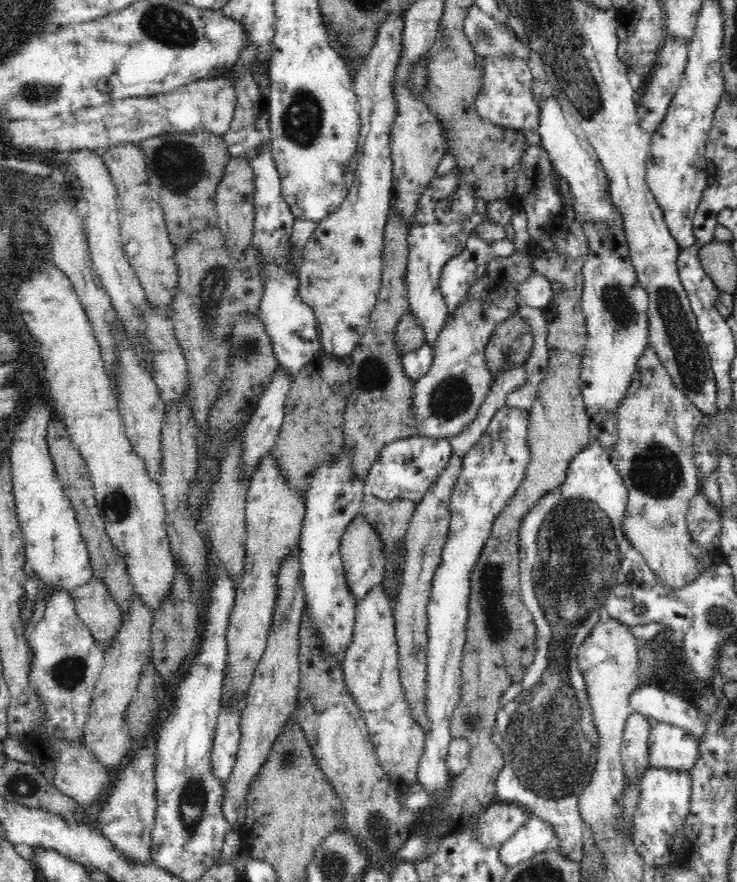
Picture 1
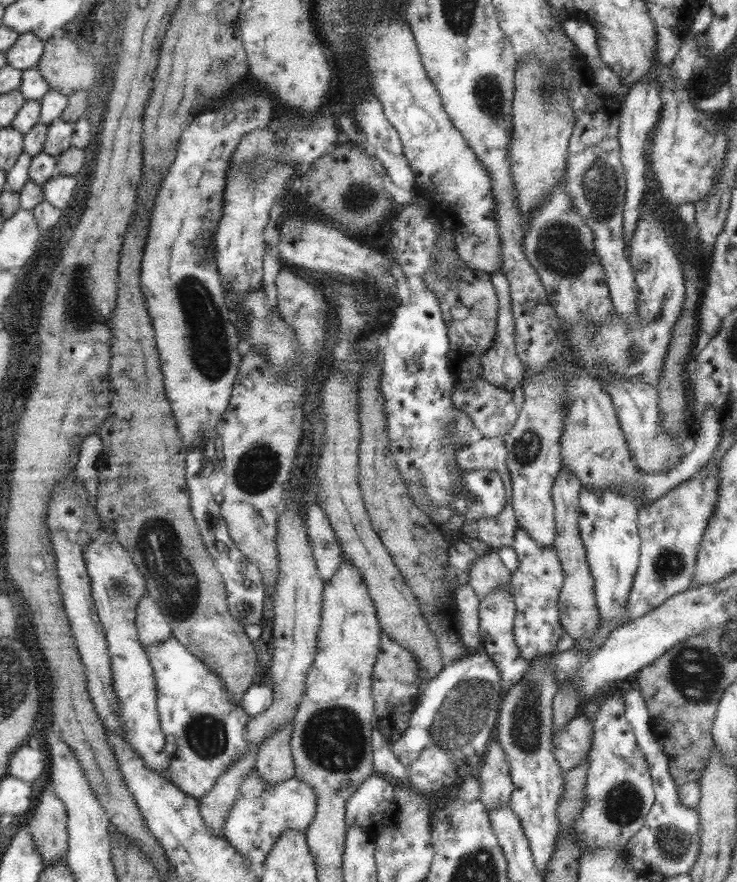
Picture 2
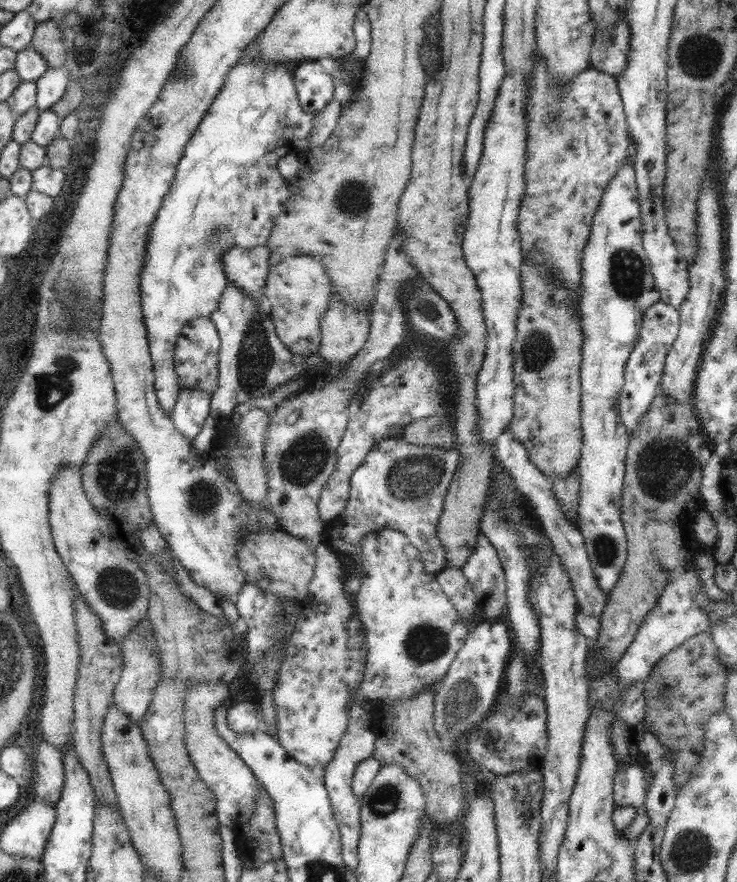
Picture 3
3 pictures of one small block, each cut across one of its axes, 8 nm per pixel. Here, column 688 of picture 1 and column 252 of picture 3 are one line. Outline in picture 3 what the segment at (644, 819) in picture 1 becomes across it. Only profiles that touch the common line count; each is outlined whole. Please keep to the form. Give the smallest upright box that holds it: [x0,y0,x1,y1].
[184,681,262,834]

